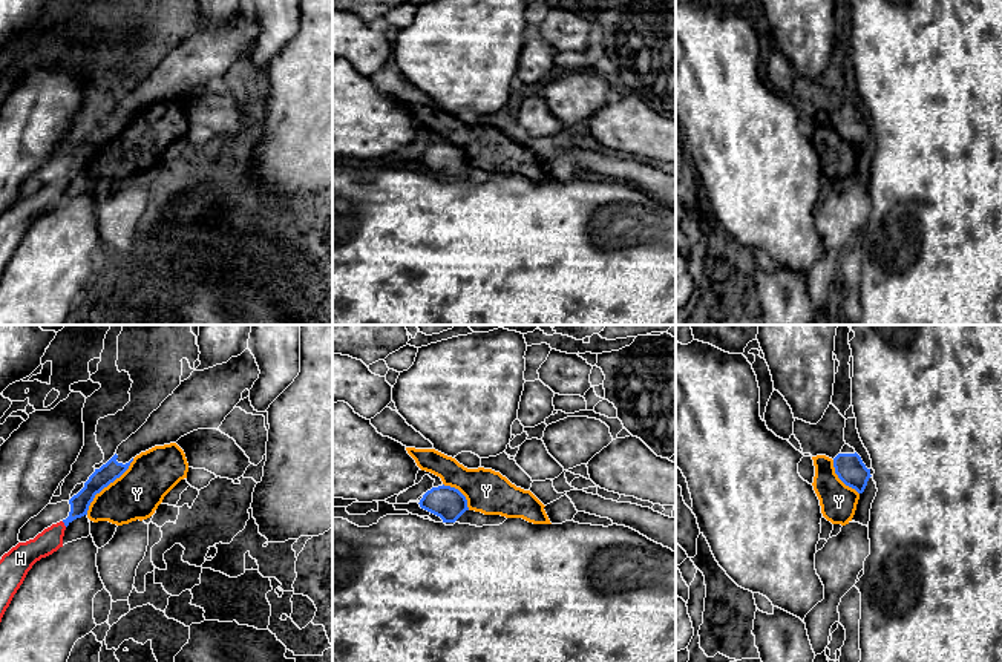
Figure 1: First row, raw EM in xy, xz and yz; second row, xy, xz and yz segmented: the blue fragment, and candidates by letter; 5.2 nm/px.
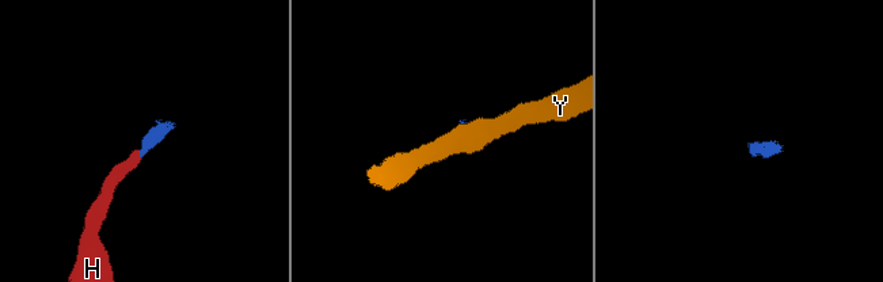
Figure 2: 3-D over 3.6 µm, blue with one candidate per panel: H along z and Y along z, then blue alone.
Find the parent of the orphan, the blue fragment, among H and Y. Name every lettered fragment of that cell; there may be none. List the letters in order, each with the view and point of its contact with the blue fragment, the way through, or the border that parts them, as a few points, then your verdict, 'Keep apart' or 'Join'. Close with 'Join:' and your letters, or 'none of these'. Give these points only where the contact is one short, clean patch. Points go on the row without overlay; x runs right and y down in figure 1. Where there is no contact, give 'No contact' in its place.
H: Touches blue at xy (65, 181). Path across: xy (80, 160), (78, 166), (65, 181), (49, 196). Join
Y: Touches blue at xy (106, 143). Boundary: xy (134, 115), (118, 134), (95, 152), (86, 170). Keep apart
Join: H

